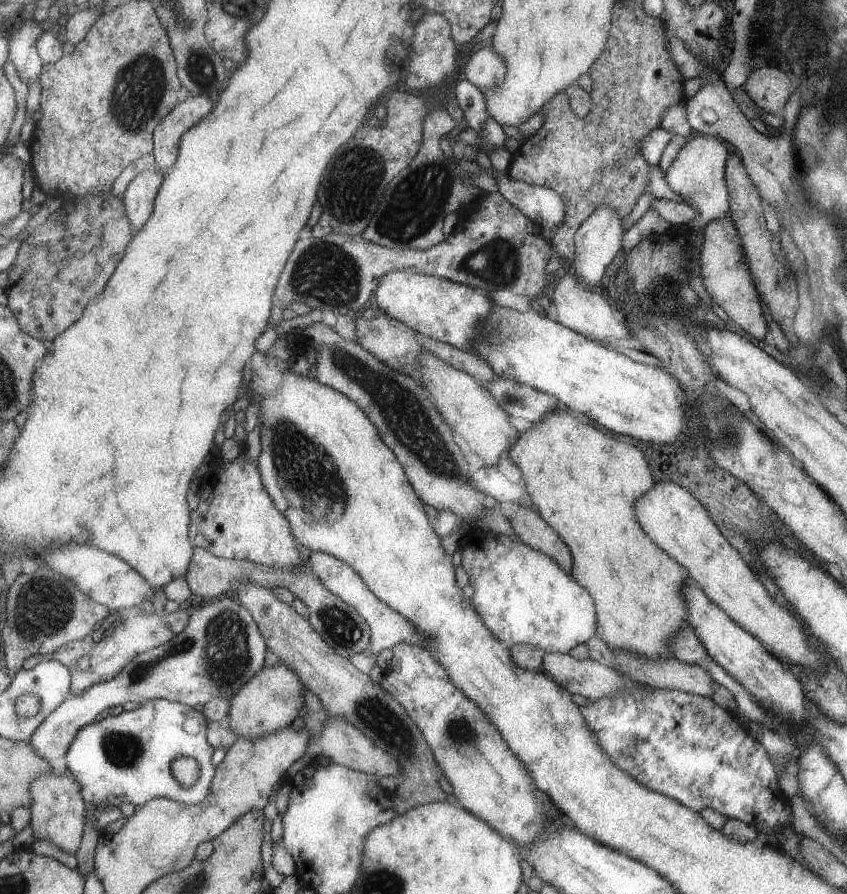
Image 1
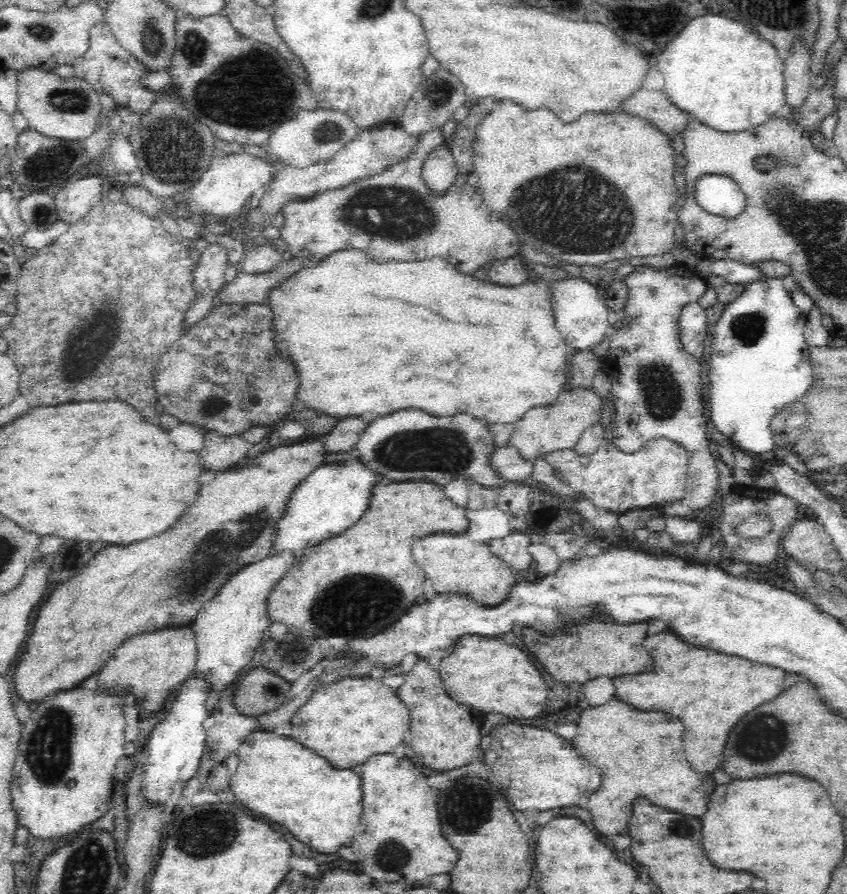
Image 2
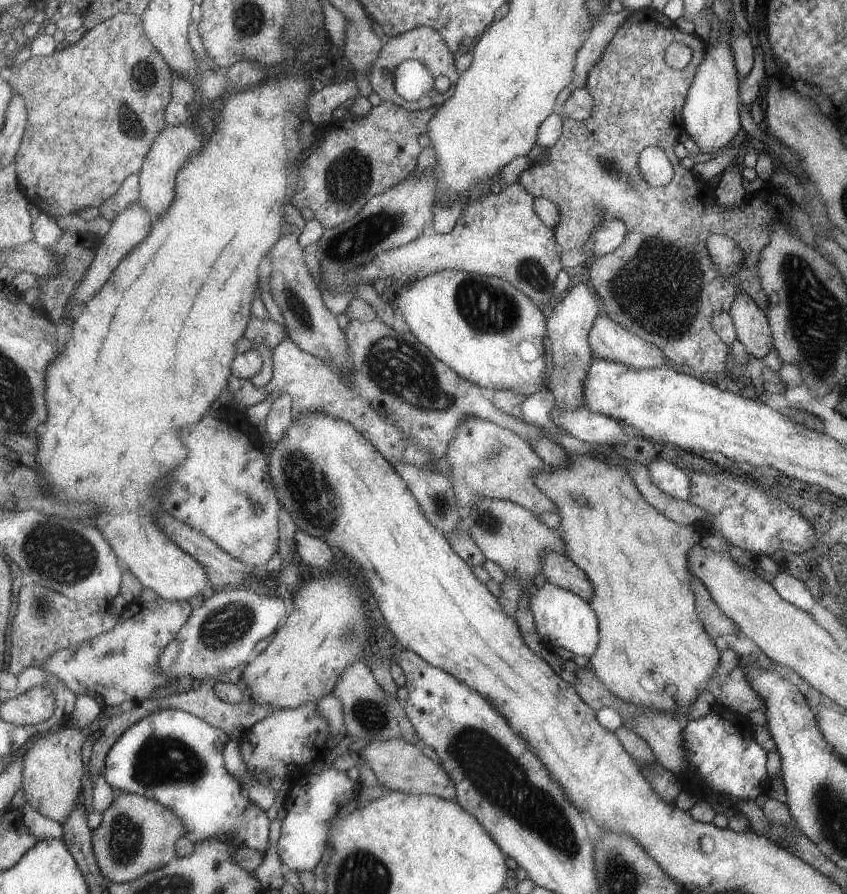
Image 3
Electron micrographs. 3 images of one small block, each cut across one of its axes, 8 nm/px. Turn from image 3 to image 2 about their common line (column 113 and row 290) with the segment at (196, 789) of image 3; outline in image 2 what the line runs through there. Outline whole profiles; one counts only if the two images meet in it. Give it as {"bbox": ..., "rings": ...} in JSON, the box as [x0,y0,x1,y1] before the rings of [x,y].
{"bbox":[710,278,812,456],"rings":[[[770,278],[752,282],[746,286],[746,292],[734,302],[724,306],[714,330],[712,330],[712,356],[710,356],[710,416],[714,428],[730,438],[740,450],[748,450],[754,456],[770,454],[776,446],[772,434],[772,418],[776,410],[782,410],[786,402],[794,402],[812,386],[812,364],[810,364],[810,346],[804,336],[806,316],[790,298],[782,278]]]}

